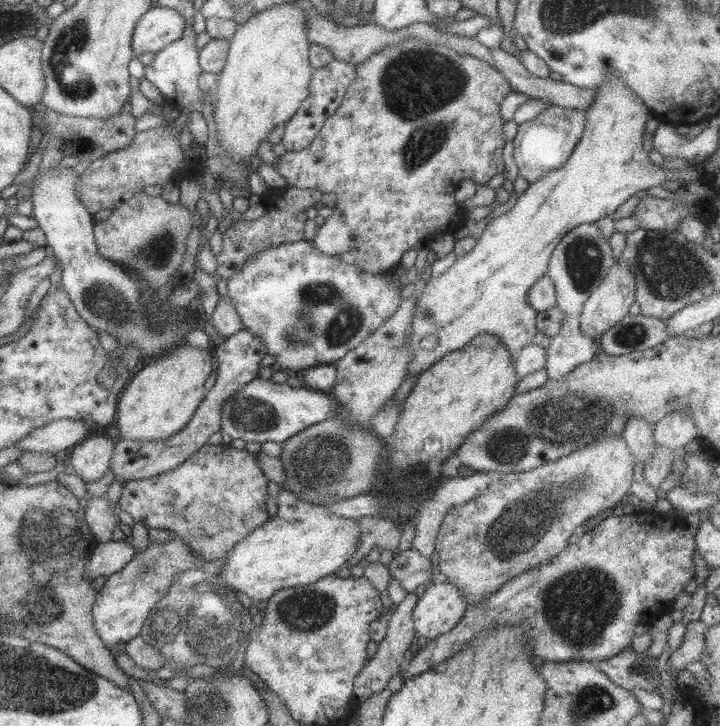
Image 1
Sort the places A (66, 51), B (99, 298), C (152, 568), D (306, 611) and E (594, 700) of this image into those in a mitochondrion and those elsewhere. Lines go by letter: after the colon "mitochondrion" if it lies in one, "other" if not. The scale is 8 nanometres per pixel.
A: mitochondrion
B: mitochondrion
C: mitochondrion
D: mitochondrion
E: mitochondrion

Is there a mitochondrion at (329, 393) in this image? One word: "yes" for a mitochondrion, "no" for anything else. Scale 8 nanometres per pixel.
no

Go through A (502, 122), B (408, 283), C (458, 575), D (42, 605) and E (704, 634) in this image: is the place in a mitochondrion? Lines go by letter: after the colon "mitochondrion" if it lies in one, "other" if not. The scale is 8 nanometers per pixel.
A: other
B: other
C: other
D: mitochondrion
E: other

